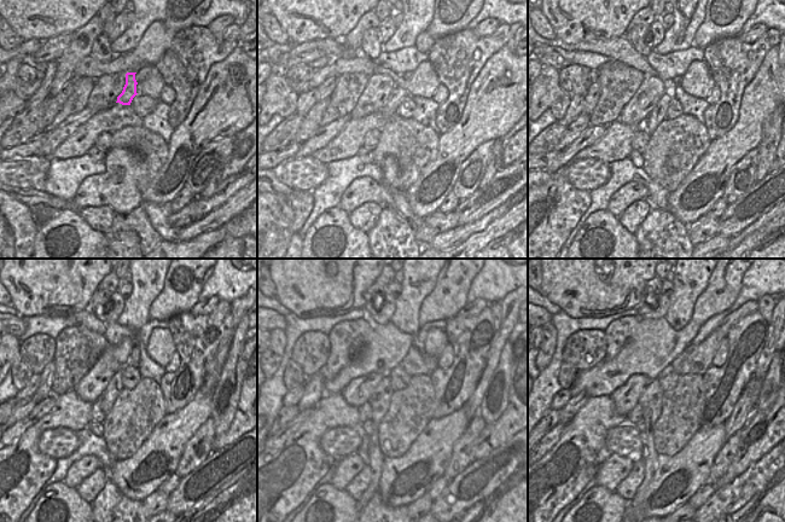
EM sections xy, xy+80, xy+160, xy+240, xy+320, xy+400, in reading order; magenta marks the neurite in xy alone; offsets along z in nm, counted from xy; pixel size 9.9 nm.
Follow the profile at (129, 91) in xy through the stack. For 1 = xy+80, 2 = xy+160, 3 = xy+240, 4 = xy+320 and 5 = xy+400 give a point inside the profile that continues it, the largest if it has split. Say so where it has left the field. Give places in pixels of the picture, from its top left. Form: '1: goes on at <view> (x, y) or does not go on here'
1: goes on at xy+80 (397, 94)
2: goes on at xy+160 (658, 114)
3: goes on at xy+240 (115, 387)
4: goes on at xy+320 (379, 400)
5: goes on at xy+400 (651, 399)

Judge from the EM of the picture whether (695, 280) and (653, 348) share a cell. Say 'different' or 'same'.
different

